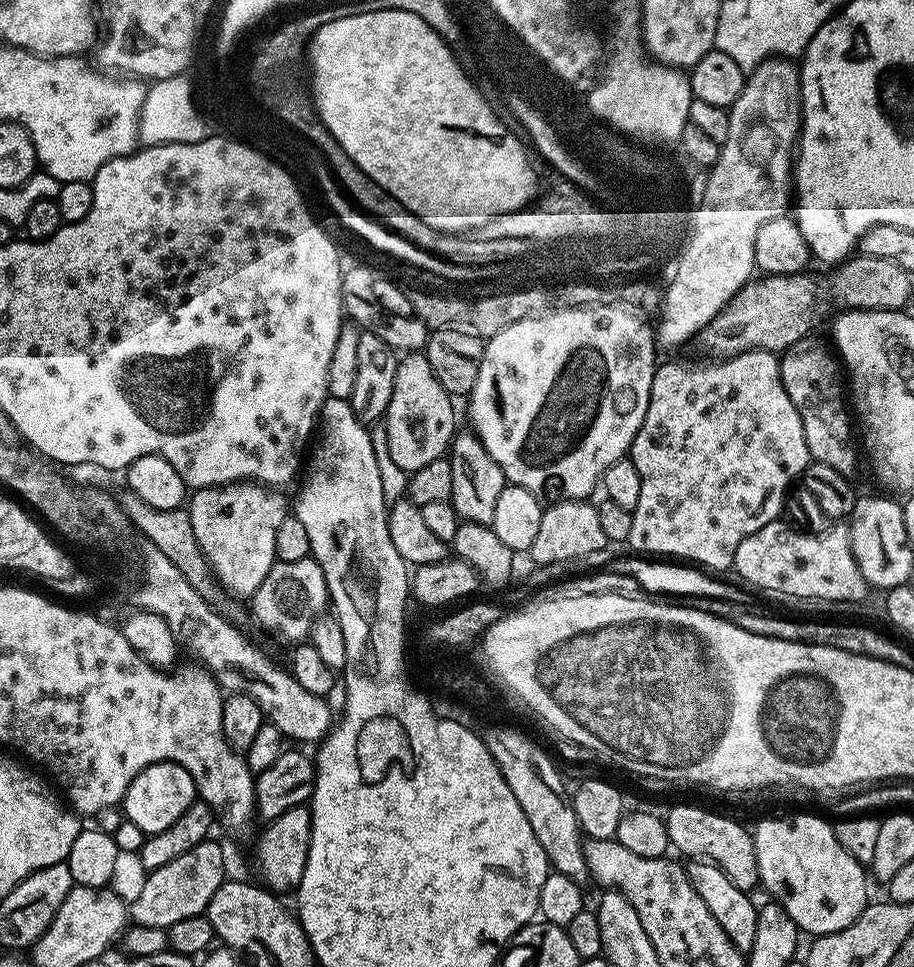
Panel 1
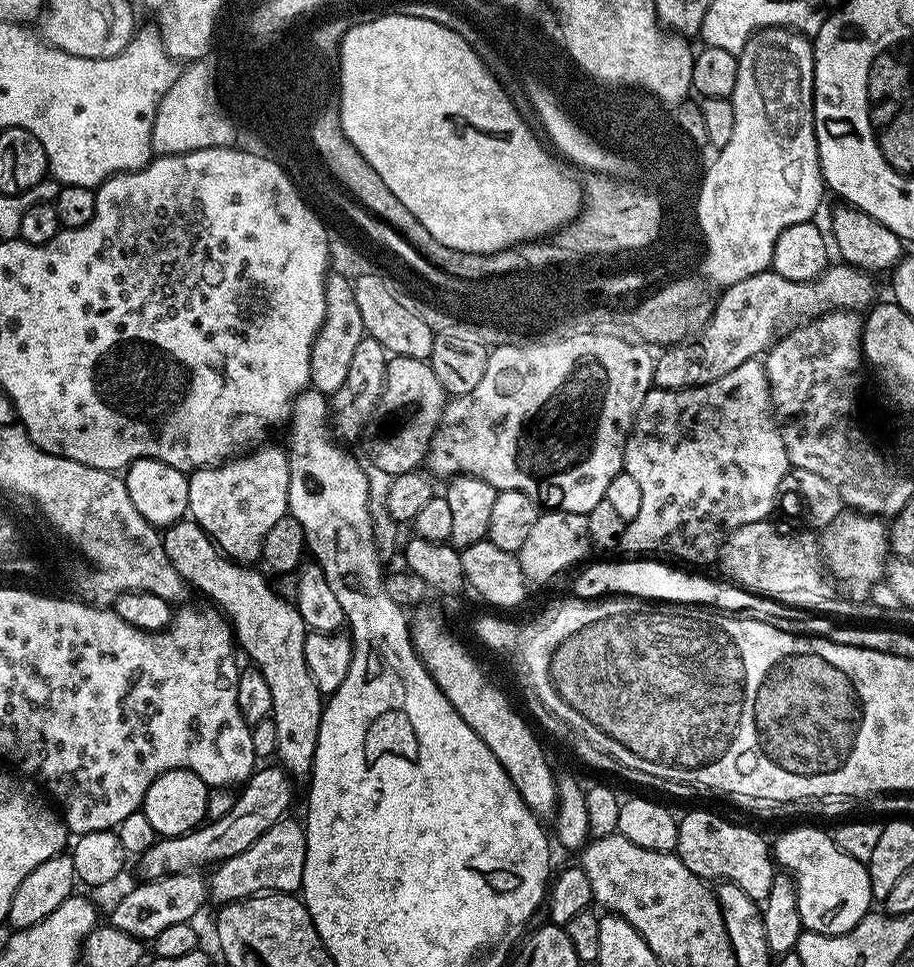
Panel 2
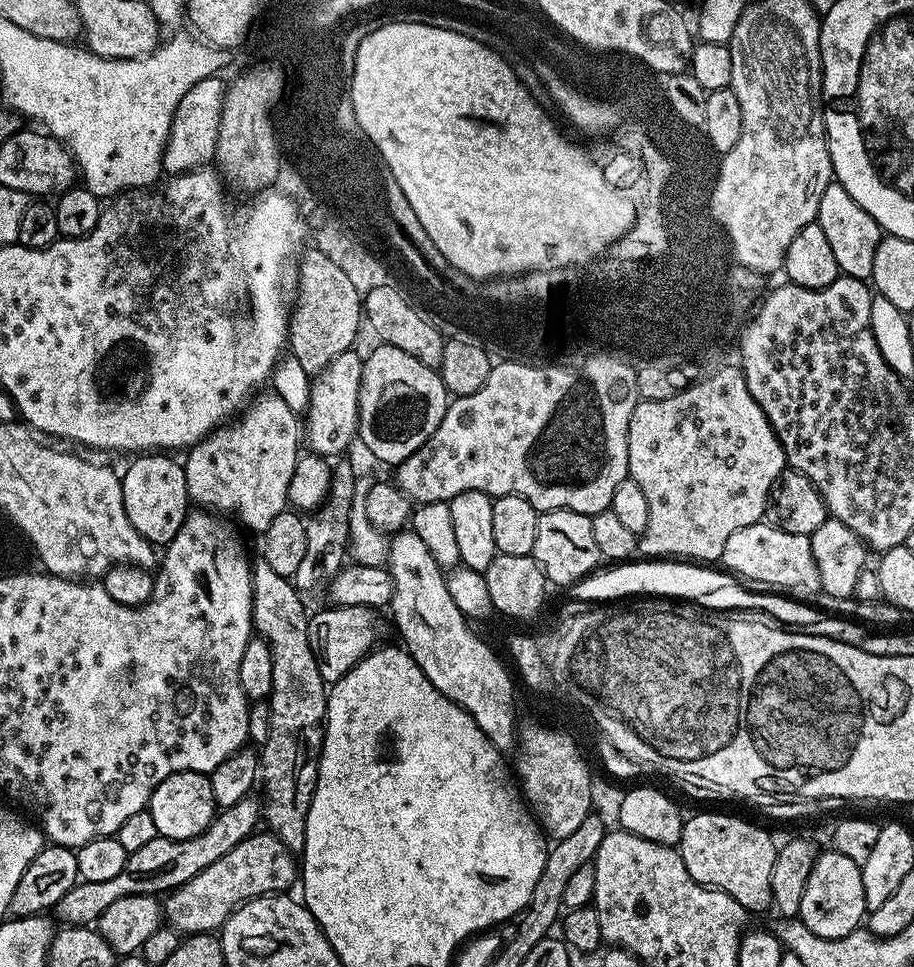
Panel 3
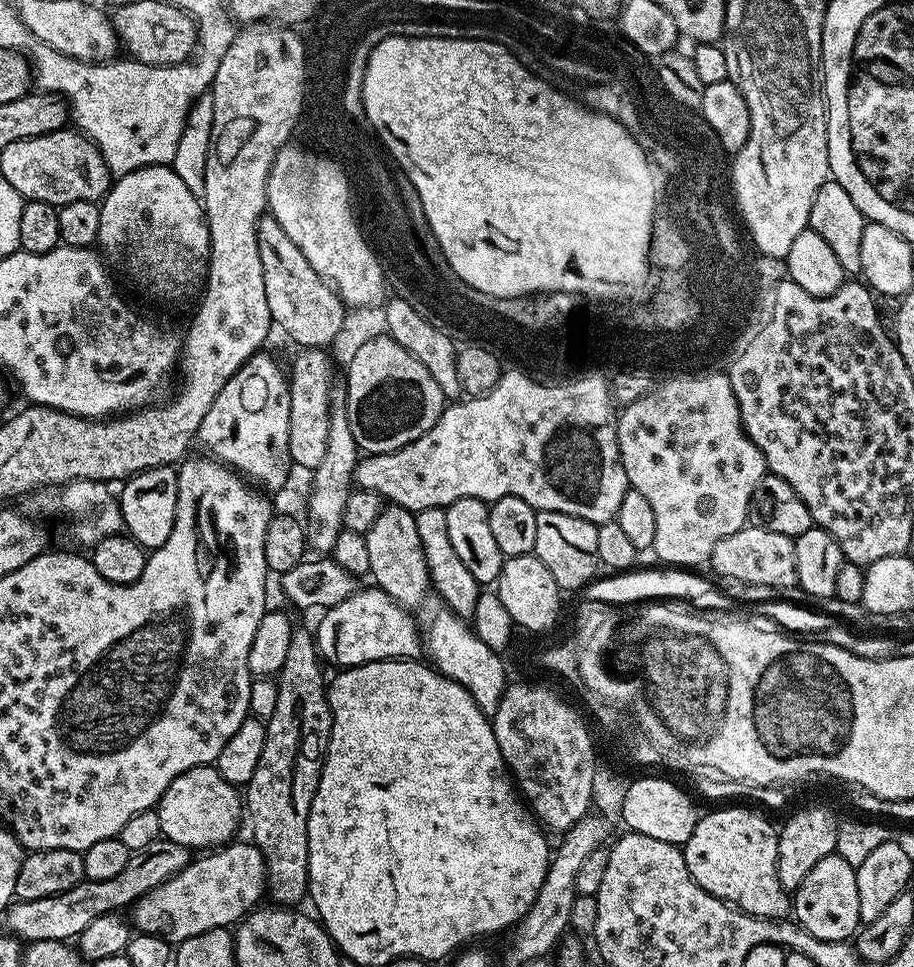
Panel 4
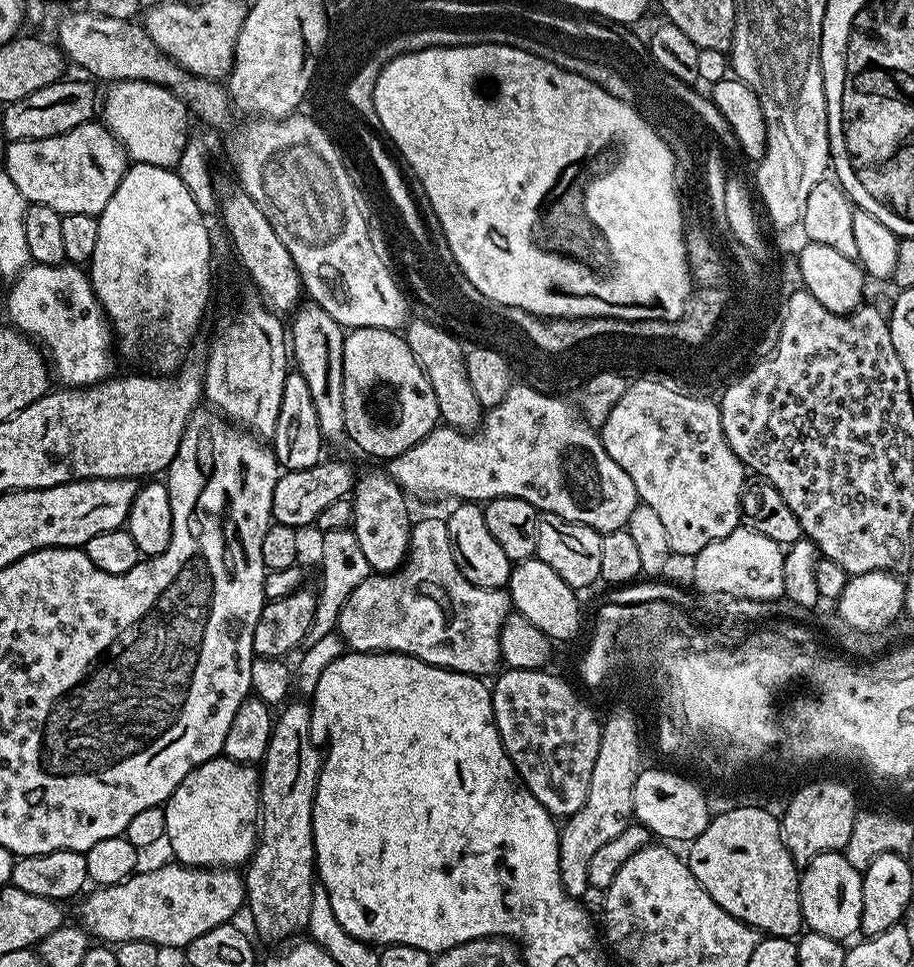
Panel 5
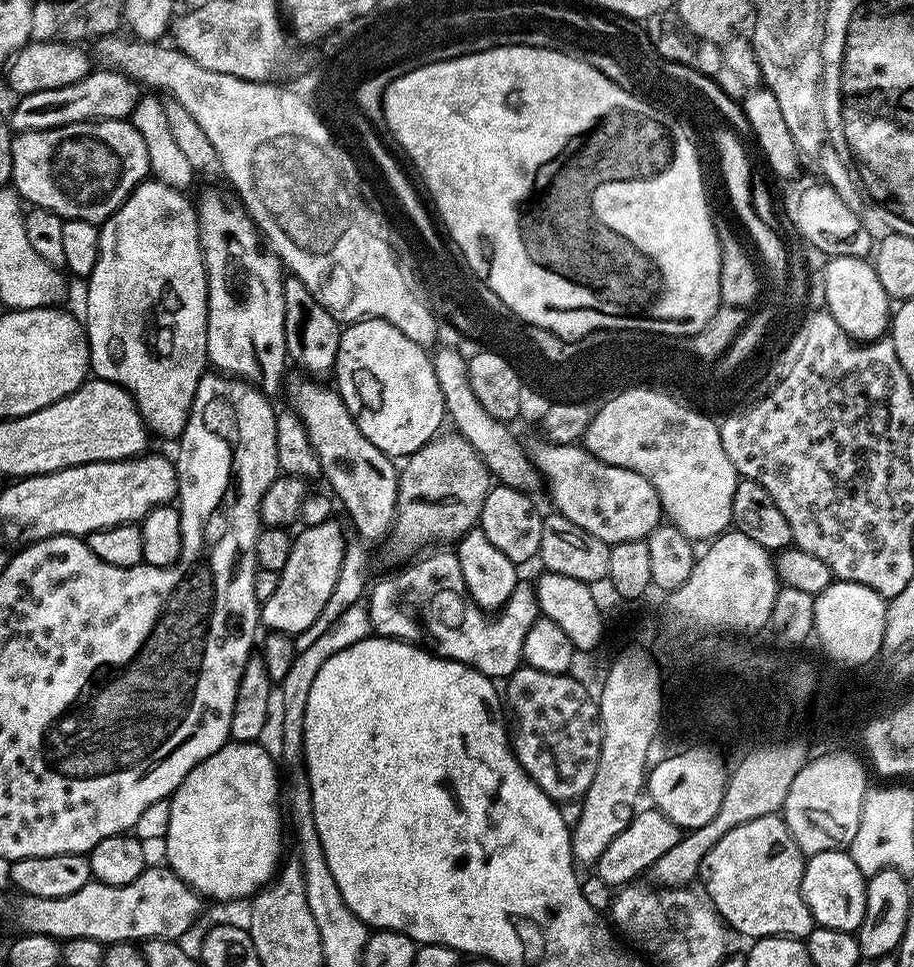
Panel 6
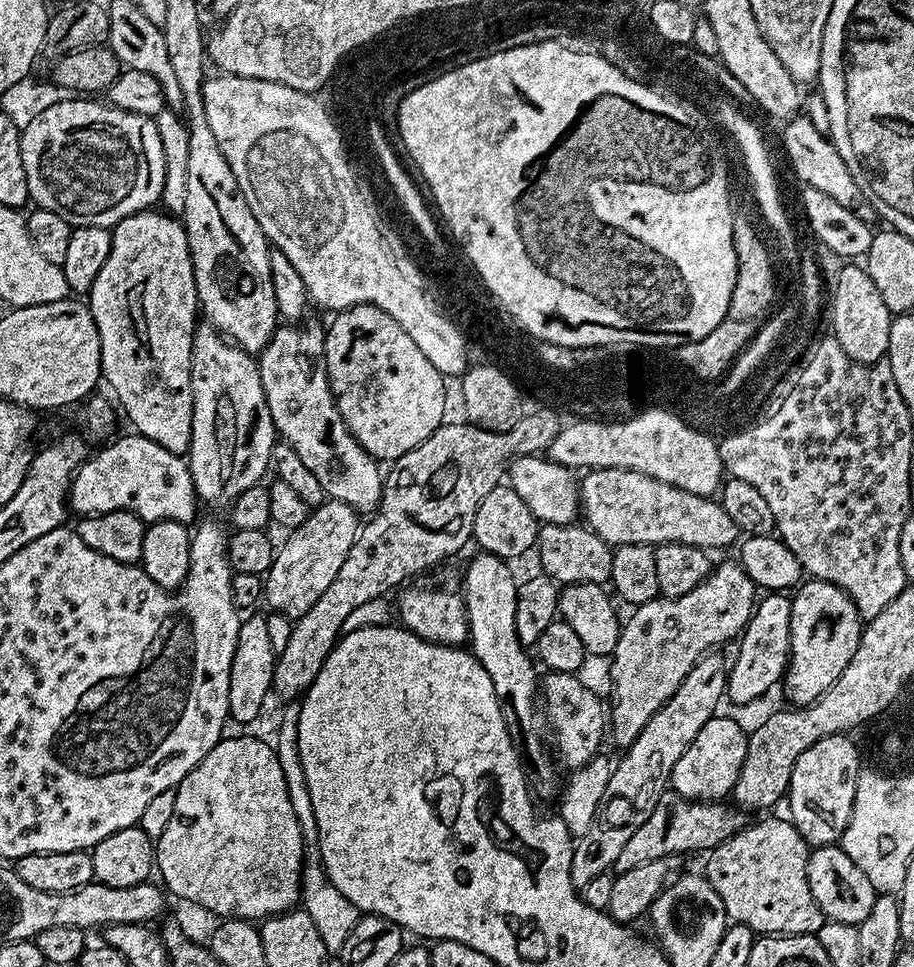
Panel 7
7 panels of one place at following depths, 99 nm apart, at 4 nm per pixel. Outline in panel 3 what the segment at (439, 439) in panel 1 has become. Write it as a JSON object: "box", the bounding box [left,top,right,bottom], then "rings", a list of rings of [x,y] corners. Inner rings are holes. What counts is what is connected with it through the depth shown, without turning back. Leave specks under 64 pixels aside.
{"box":[358,342,450,464],"rings":[[[383,342],[363,357],[360,383],[358,440],[384,464],[401,464],[434,434],[446,414],[450,397],[437,369],[426,366],[414,354]]]}

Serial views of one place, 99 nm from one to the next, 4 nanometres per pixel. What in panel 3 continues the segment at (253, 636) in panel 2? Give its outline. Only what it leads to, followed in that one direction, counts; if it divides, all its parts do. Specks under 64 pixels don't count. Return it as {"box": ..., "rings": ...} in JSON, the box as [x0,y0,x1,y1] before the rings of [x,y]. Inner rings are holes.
{"box":[252,558,328,854],"rings":[[[263,558],[252,564],[252,622],[255,631],[268,643],[274,662],[274,686],[270,703],[270,738],[262,746],[262,820],[267,831],[274,833],[289,852],[300,854],[306,842],[306,814],[312,805],[314,790],[318,782],[320,755],[324,749],[324,725],[328,715],[328,693],[326,681],[322,678],[314,650],[310,646],[308,622],[310,612],[304,609],[301,593],[291,579],[277,574],[271,566],[266,566]]]}

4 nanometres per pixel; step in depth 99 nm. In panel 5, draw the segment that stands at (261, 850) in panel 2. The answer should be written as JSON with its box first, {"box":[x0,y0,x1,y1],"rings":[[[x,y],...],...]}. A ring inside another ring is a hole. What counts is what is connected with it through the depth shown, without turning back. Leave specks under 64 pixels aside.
{"box":[78,863,246,950],"rings":[[[171,863],[164,864],[161,868],[152,868],[149,872],[137,871],[120,884],[93,887],[91,889],[93,892],[89,891],[79,901],[81,902],[80,917],[78,917],[80,927],[89,937],[96,939],[97,936],[100,939],[97,941],[108,946],[122,942],[154,942],[161,950],[168,948],[184,950],[190,942],[194,942],[194,938],[202,938],[206,930],[214,930],[214,926],[222,926],[237,919],[236,911],[239,908],[241,911],[245,907],[246,893],[244,877],[235,867],[190,868],[187,864]]]}

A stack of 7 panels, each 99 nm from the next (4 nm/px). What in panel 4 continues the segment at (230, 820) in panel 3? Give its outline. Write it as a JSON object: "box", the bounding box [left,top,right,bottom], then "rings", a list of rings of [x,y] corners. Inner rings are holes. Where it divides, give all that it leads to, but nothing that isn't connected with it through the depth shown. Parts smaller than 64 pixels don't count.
{"box":[6,838,190,942],"rings":[[[163,838],[155,840],[150,842],[150,846],[131,853],[124,869],[119,874],[114,874],[114,878],[85,878],[79,884],[70,886],[70,890],[62,890],[50,898],[34,898],[13,903],[6,913],[7,931],[24,942],[45,942],[50,939],[75,941],[82,934],[82,930],[86,930],[86,926],[94,922],[94,918],[127,909],[150,890],[154,890],[154,886],[160,886],[162,882],[174,878],[174,874],[182,871],[189,862],[190,849],[186,846],[178,846],[178,842]]]}

